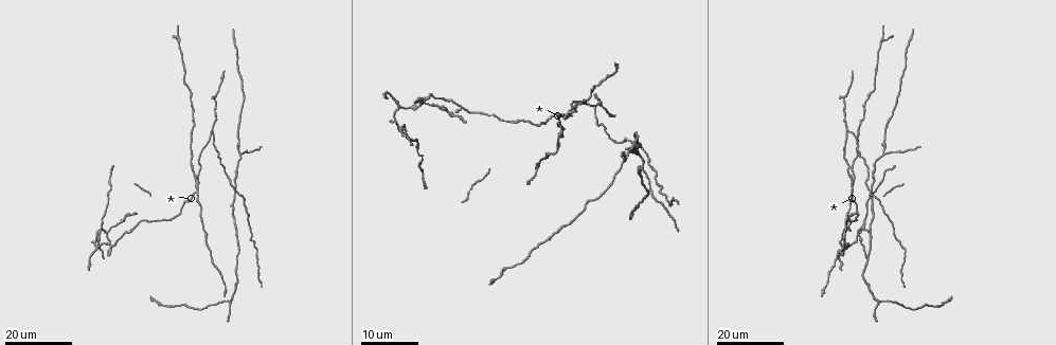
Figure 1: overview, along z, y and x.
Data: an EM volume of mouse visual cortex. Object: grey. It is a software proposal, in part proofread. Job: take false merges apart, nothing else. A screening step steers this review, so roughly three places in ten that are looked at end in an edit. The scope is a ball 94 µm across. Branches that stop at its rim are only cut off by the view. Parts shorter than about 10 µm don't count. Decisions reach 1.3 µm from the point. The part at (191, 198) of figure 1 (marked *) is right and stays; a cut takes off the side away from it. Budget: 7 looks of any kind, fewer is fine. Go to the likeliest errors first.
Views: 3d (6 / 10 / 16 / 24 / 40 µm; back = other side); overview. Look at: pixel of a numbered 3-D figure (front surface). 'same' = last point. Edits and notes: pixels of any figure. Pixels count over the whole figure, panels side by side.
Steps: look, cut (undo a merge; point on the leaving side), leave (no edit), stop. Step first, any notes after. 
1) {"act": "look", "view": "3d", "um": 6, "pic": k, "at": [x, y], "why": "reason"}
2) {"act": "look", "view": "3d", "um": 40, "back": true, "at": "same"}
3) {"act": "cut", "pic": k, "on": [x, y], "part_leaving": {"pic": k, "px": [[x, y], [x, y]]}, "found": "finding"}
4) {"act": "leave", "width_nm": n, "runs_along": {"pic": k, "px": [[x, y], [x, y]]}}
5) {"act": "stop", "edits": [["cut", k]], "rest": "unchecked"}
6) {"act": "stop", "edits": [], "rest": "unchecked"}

{"act": "look", "view": "3d", "um": 16, "pic": 1, "at": [852, 190], "why": "three arms meet"}

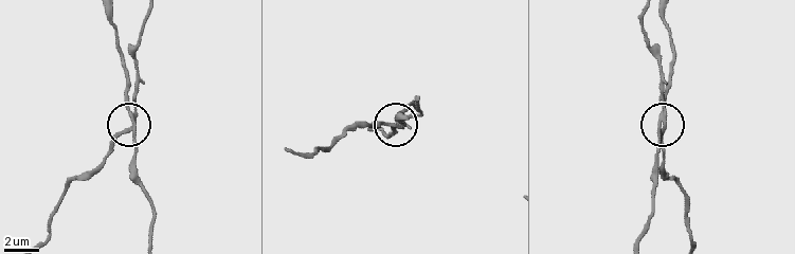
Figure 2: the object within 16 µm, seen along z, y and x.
{"act": "look", "view": "3d", "um": 10, "pic": 2, "at": [660, 130]}

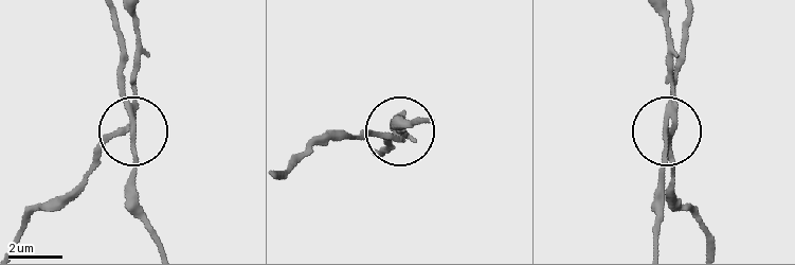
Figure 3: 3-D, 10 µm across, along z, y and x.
{"act": "cut", "pic": 3, "on": [131, 148], "part_leaving": {"pic": 3, "px": [[126, 103], [114, 17]]}, "found": "a second neuron is stuck on"}

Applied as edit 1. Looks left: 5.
{"act": "look", "view": "overview", "why": "redraw"}

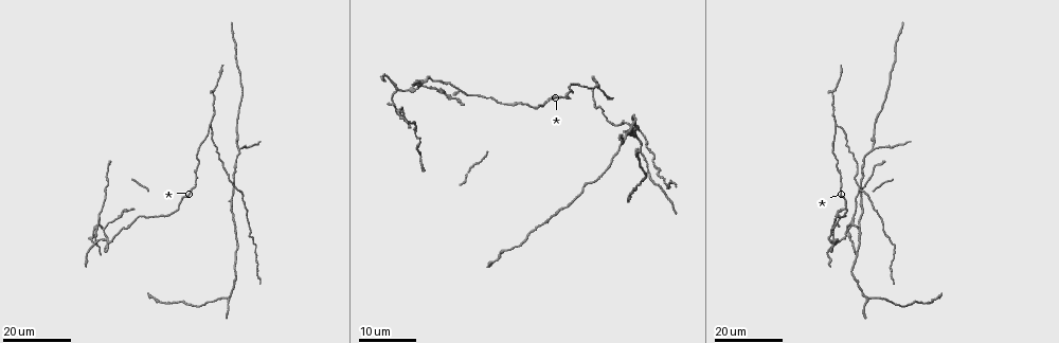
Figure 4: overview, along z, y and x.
{"act": "look", "view": "3d", "um": 16, "pic": 4, "at": [106, 239], "why": "thin arm on a thick one"}

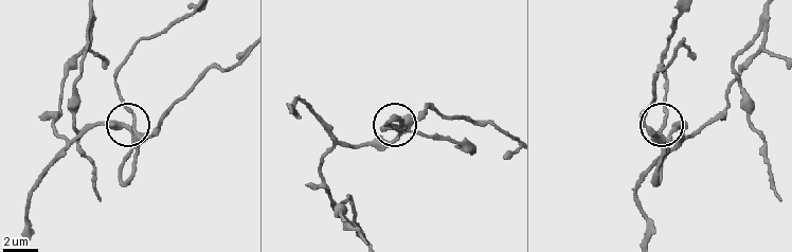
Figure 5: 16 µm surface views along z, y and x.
{"act": "look", "view": "3d", "um": 6, "pic": 5, "at": [131, 121]}

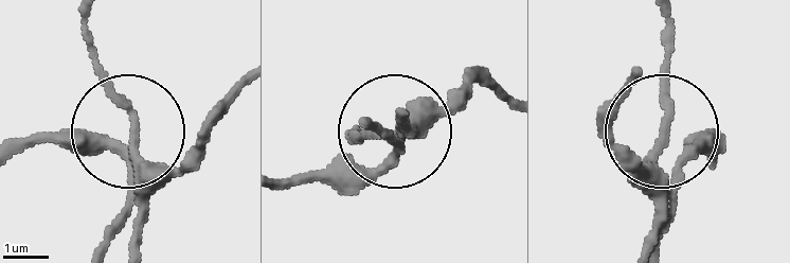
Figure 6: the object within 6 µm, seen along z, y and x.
{"act": "leave", "width_nm": 210, "runs_along": {"pic": 6, "px": [[632, 81], [613, 126], [640, 168], [659, 138], [670, 16]]}, "found": "one neuron here"}

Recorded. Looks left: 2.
{"act": "look", "view": "3d", "um": 24, "pic": 4, "at": [639, 152], "why": "arms part here"}

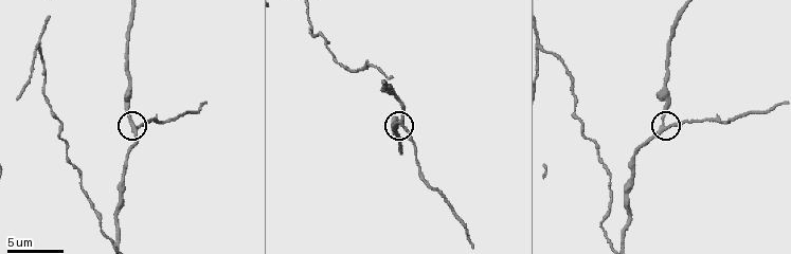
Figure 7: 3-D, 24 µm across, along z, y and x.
{"act": "look", "view": "3d", "um": 10, "pic": 7, "at": [664, 128]}

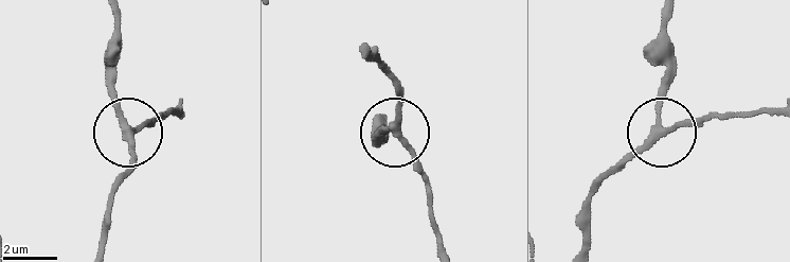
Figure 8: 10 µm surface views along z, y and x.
{"act": "leave", "runs_along": {"pic": 8, "px": [[101, 244], [109, 196], [135, 157], [132, 129], [160, 121]]}, "found": "continuous, no second neuron"}

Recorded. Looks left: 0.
{"act": "stop", "edits": [["cut", 3]], "rest": "unchecked"}

